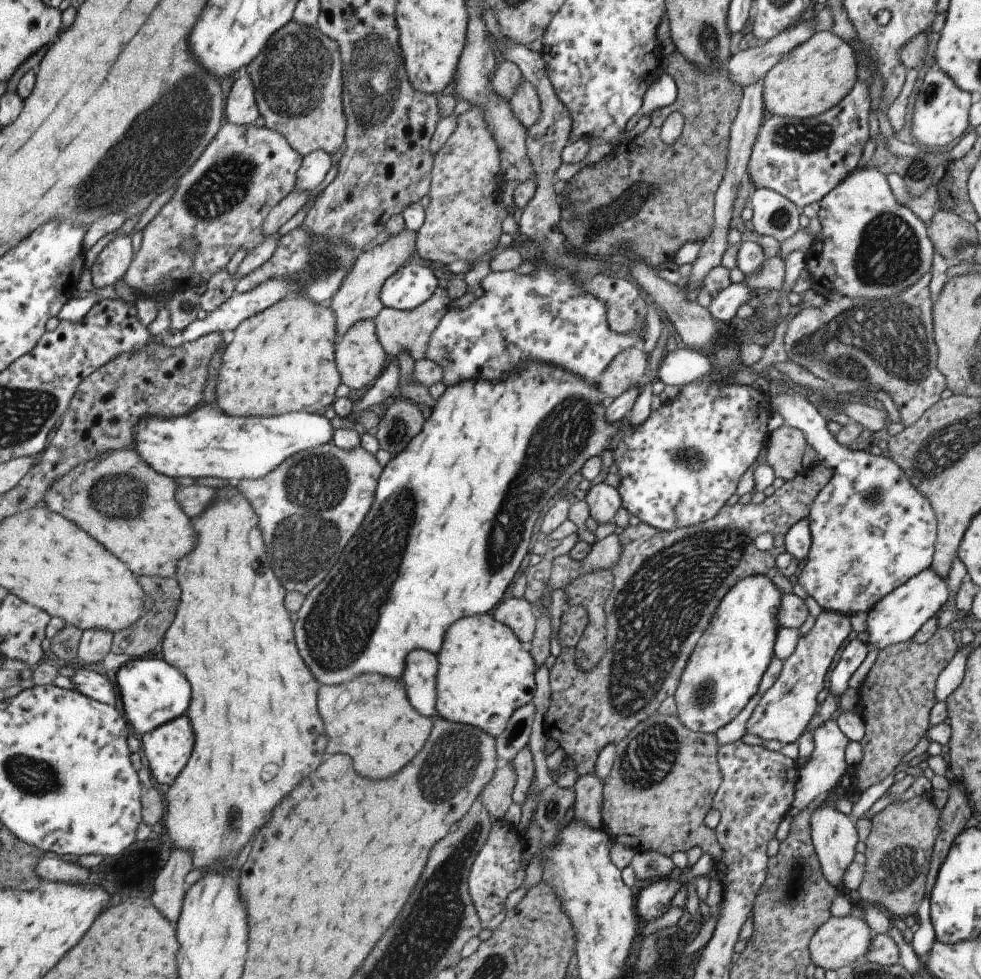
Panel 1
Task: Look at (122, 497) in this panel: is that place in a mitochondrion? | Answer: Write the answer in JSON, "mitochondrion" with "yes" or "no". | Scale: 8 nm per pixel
{"mitochondrion":"yes"}

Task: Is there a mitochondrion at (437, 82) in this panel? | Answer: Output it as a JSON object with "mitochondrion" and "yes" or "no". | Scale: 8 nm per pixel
{"mitochondrion":"no"}

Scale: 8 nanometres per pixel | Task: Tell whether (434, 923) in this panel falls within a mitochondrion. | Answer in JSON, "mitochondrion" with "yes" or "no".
{"mitochondrion":"yes"}

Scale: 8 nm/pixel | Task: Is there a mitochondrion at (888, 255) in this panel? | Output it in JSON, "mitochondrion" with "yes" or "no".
{"mitochondrion":"yes"}

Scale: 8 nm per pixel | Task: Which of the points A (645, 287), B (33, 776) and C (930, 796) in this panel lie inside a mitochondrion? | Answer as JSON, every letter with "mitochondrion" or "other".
{"A":"other","B":"mitochondrion","C":"other"}

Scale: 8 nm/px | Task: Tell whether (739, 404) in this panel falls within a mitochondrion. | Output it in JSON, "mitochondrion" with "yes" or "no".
{"mitochondrion":"no"}

